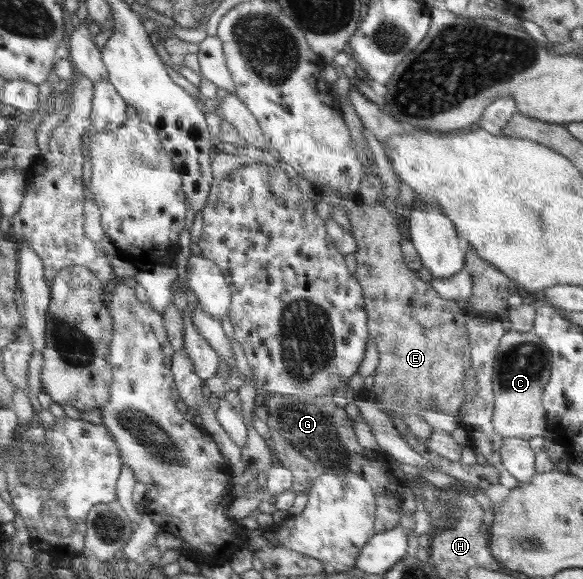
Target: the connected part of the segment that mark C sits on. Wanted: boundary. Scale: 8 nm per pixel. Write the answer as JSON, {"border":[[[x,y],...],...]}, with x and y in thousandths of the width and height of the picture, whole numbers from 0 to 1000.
{"border":[[[878,566],[856,587],[849,623],[846,625],[846,741],[864,758],[885,755],[911,758],[930,751],[937,739],[933,705],[926,694],[930,674],[937,674],[943,636],[943,608],[930,585],[914,572],[892,573]]]}

